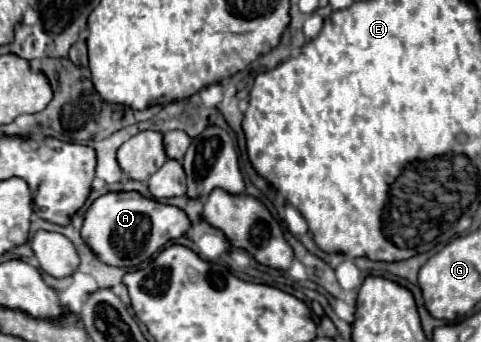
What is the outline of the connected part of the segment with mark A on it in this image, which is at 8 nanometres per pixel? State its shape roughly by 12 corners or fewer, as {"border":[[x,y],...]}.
{"border":[[137,192],[97,198],[85,244],[137,270],[187,234],[181,208]]}

